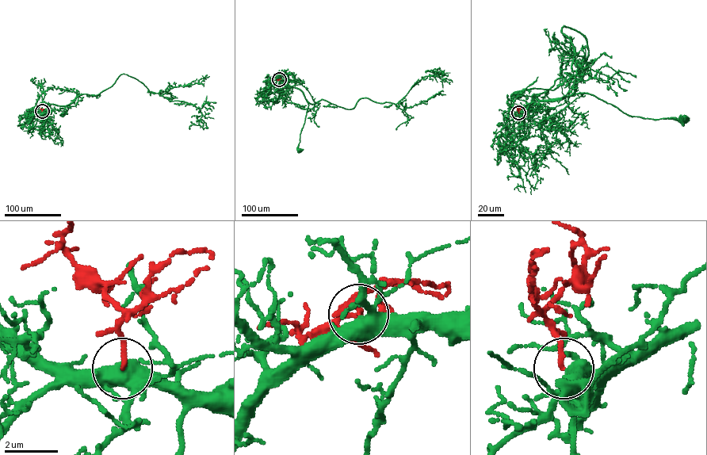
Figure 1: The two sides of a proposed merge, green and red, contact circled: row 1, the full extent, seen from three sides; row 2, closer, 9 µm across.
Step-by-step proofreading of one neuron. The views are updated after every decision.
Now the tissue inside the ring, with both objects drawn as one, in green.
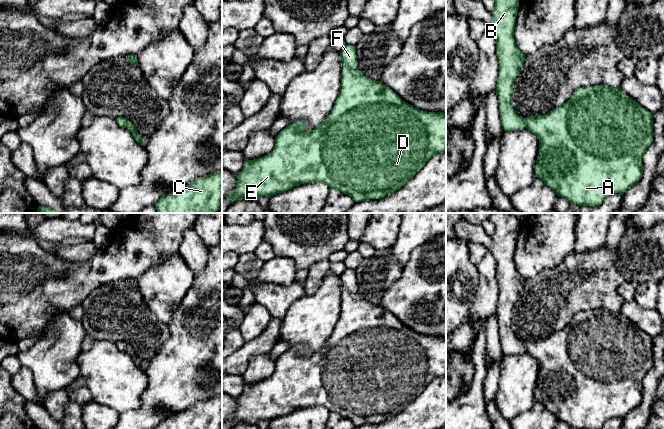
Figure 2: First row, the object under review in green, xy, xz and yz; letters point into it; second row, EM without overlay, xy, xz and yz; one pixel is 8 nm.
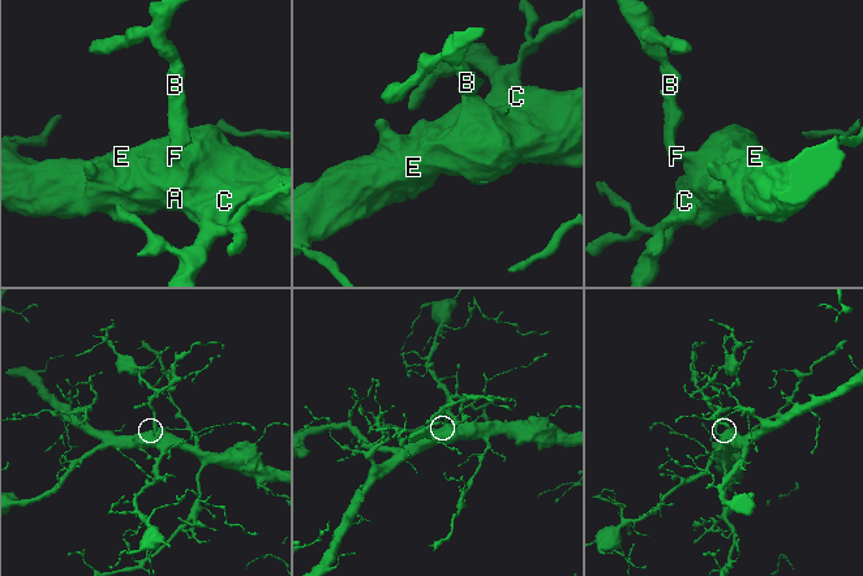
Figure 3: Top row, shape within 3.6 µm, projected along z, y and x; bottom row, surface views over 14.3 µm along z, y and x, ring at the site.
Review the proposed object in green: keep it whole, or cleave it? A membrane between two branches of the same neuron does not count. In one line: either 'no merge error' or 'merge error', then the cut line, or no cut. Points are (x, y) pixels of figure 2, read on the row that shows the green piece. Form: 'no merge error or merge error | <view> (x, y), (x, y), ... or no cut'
no merge error | no cut

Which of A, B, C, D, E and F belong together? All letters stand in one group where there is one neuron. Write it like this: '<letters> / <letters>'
A B C D E F

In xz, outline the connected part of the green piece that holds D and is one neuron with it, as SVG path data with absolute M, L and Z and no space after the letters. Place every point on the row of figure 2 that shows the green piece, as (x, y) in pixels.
M346 45L341 51L340 56L343 63L340 92L336 99L335 105L330 114L323 120L323 122L311 131L305 132L307 126L306 121L299 121L289 124L283 129L275 138L275 146L273 150L267 155L257 158L255 160L245 159L243 168L235 176L238 179L238 184L234 191L228 192L226 195L231 203L240 200L248 199L257 201L260 196L271 197L278 193L292 189L295 186L304 183L325 183L330 189L337 189L346 195L349 195L355 202L361 202L368 199L381 199L387 195L400 189L408 180L410 180L417 172L419 172L432 156L446 151L446 113L444 112L427 112L403 101L392 89L385 86L381 81L376 81L364 75L358 69L358 62L356 57L356 46Z

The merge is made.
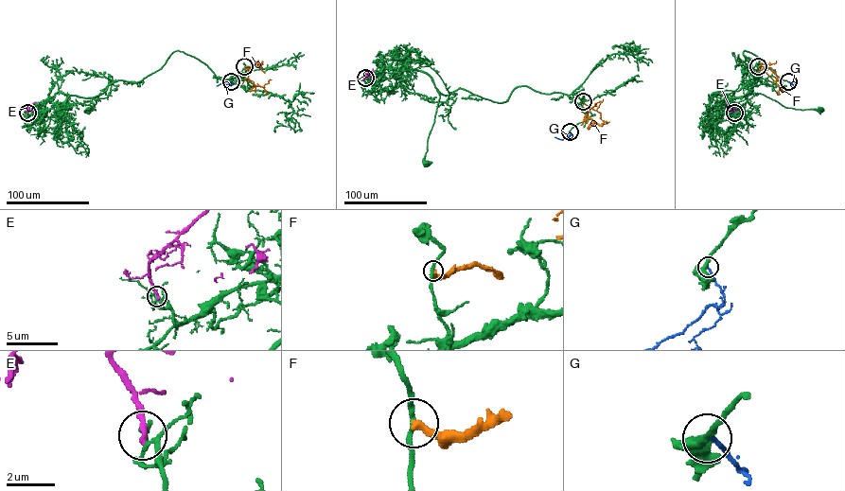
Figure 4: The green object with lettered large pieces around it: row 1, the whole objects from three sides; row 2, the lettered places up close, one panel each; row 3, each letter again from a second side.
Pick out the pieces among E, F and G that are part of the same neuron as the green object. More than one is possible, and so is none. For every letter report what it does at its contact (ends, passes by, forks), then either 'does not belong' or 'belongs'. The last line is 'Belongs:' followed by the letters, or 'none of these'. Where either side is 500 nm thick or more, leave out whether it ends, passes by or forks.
E: it ends there; does not belong
F: it ends there; does not belong
G: it ends there; does not belong
Belongs: none of these

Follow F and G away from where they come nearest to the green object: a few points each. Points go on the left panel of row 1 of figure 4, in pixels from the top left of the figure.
F: (244, 66), (252, 68), (248, 78), (256, 86), (263, 86), (271, 79)
G: (231, 81), (217, 85)

